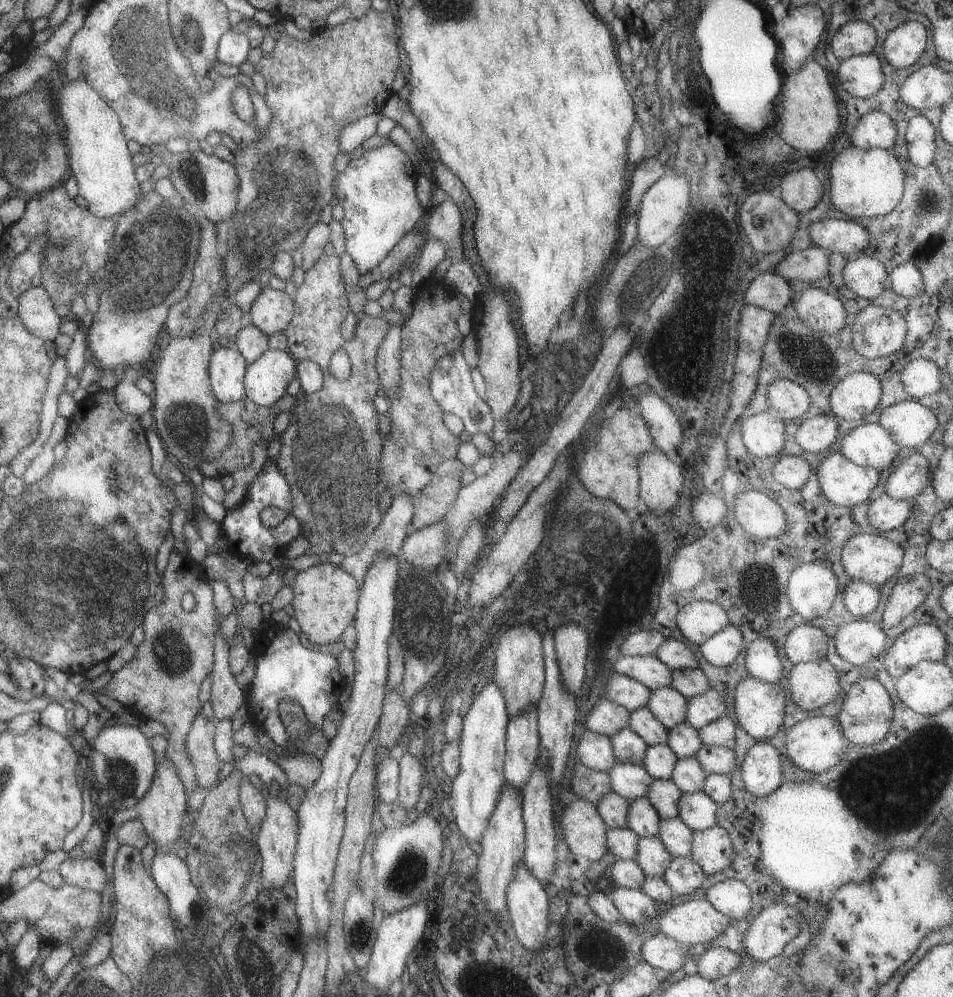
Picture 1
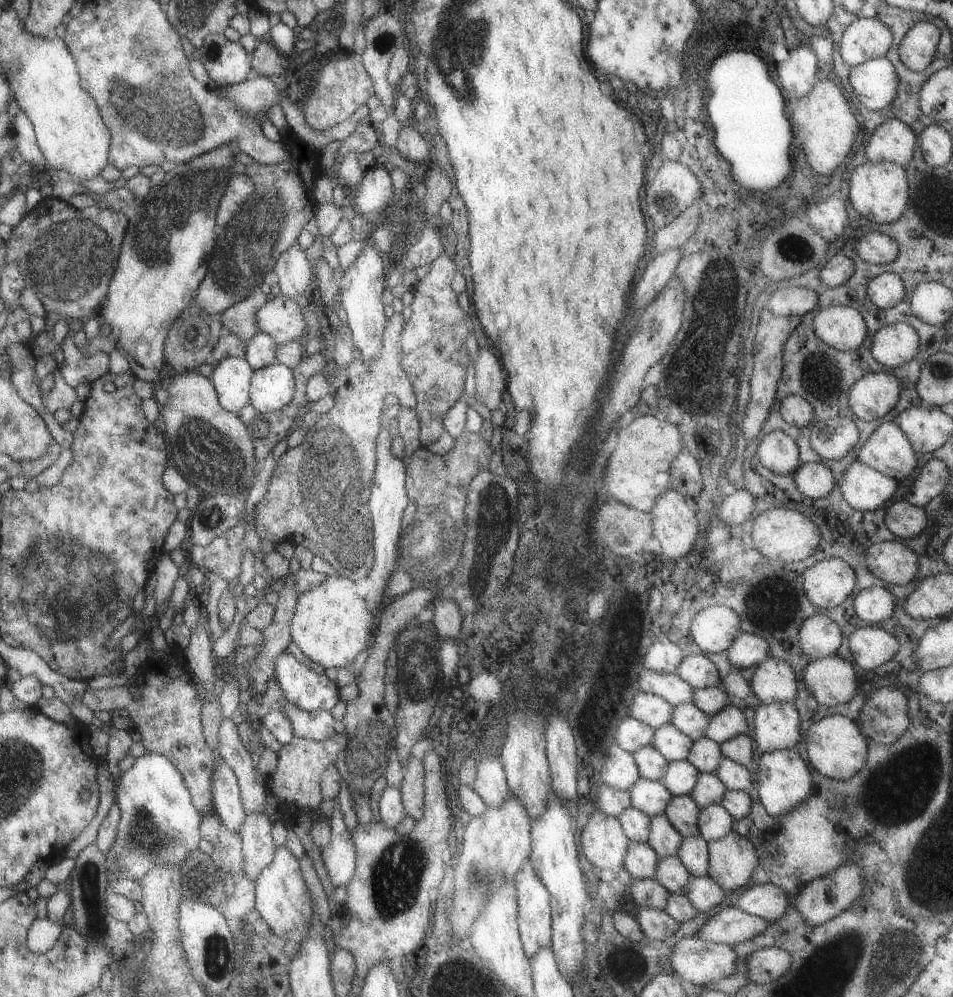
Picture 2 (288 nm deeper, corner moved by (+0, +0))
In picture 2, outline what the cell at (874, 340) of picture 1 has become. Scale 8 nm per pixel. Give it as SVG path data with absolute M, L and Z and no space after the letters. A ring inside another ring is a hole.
M889 324L875 332L869 350L875 362L893 370L909 364L917 356L919 338L909 324Z

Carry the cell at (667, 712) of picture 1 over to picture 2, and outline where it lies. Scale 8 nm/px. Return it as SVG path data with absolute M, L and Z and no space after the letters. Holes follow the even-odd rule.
M693 702L675 706L673 714L669 718L669 724L675 726L685 736L689 736L693 742L705 736L707 722L709 722L709 716L705 712L701 712Z

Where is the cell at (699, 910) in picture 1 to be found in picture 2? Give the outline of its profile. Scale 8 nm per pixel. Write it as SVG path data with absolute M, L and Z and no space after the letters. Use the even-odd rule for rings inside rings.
M733 906L733 908L721 908L719 914L709 918L697 930L695 936L707 942L727 944L733 948L735 944L743 944L747 940L753 940L755 936L761 936L767 928L769 928L767 920L751 916Z

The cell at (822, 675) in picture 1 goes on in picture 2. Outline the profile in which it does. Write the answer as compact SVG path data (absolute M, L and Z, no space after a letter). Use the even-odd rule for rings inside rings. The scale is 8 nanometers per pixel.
M831 654L821 660L811 660L803 668L803 682L809 694L825 706L841 706L857 696L855 664Z

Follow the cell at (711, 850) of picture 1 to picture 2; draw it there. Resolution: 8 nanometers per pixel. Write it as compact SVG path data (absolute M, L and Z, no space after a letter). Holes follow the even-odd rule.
M729 832L721 840L707 844L709 852L709 878L717 882L725 892L741 888L753 876L757 868L757 852L753 844L739 836L737 832Z

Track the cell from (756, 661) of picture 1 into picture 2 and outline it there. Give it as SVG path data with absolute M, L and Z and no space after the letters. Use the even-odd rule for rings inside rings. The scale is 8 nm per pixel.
M769 656L769 660L759 664L749 686L761 704L793 704L797 696L793 668L781 658Z

